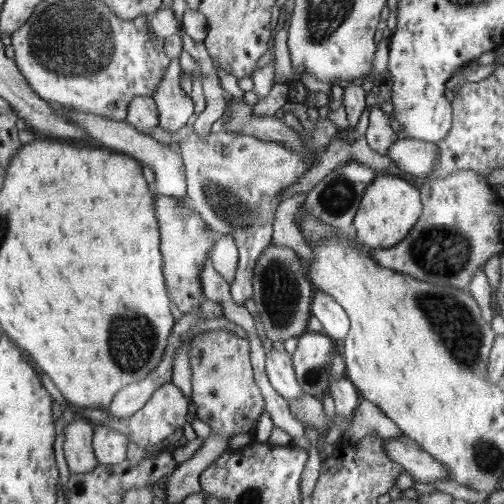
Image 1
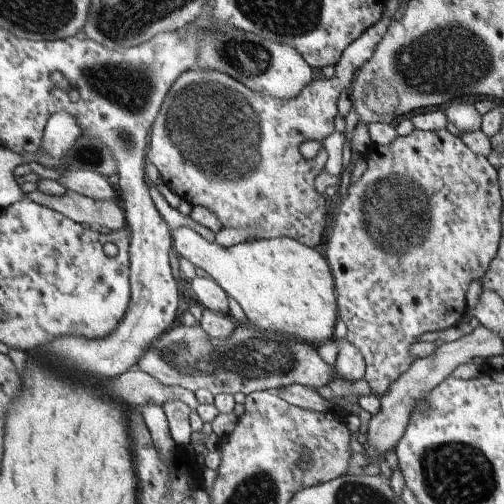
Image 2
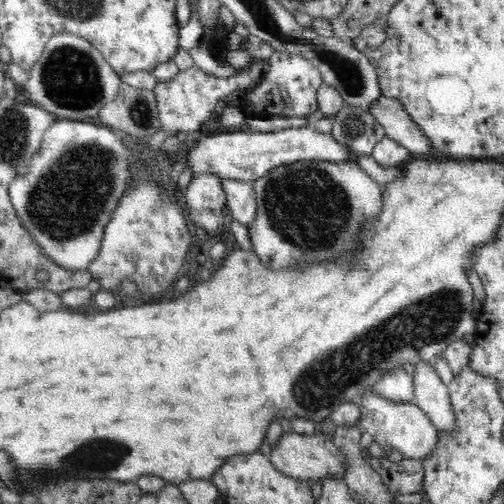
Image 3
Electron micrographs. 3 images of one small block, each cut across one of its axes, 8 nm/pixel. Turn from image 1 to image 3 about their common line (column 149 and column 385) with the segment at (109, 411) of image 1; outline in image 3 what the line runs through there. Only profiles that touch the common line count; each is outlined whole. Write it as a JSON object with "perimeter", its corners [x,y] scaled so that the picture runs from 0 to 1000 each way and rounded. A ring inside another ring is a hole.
{"perimeter":[[[786,730],[778,738],[766,738],[746,762],[742,774],[782,798],[813,798],[825,802],[821,794],[821,746],[813,746],[802,730]]]}

